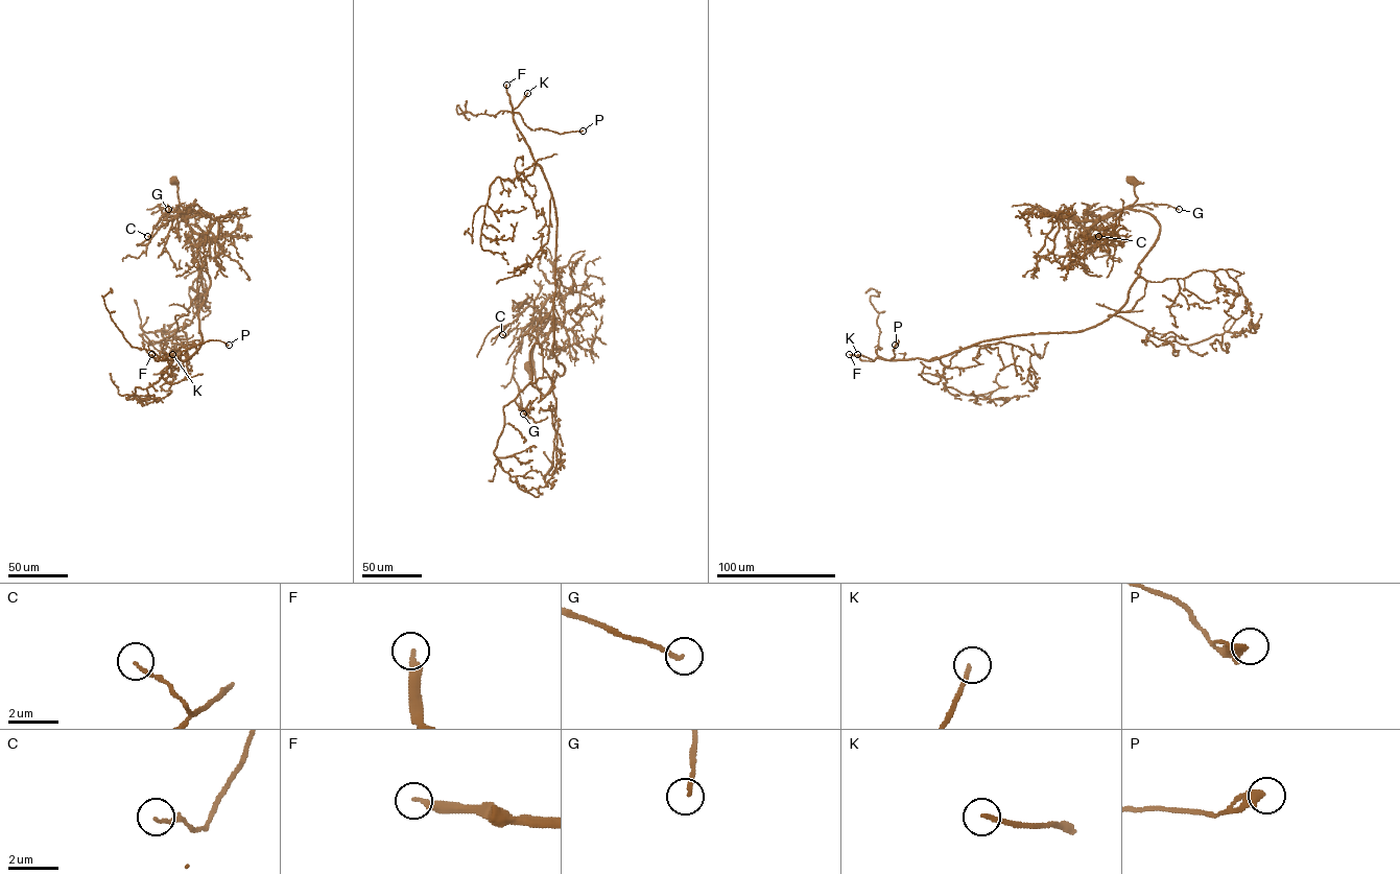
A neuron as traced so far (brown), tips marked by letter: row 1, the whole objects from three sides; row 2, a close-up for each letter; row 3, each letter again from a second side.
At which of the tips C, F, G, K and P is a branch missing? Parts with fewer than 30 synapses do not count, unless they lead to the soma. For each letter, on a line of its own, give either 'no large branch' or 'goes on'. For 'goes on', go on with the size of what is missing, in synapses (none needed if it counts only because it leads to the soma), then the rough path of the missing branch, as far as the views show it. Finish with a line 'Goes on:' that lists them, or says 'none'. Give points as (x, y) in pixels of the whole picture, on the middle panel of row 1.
C: no large branch
F: no large branch
G: no large branch
K: no large branch
P: no large branch
Goes on: none

